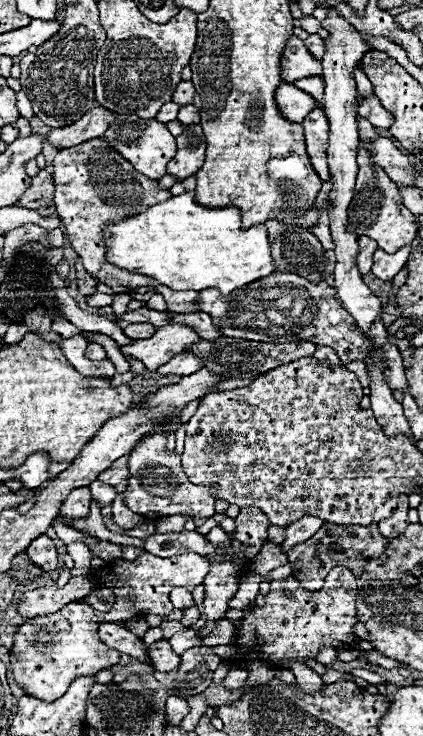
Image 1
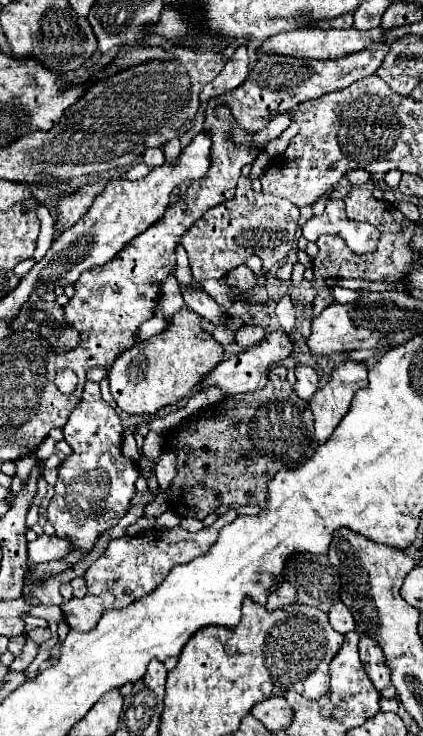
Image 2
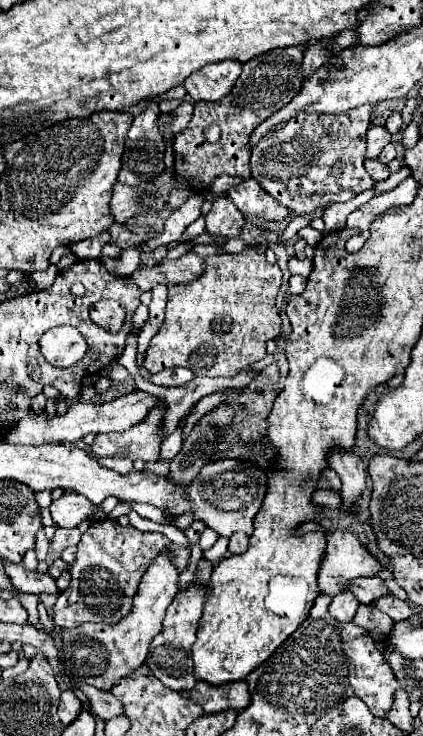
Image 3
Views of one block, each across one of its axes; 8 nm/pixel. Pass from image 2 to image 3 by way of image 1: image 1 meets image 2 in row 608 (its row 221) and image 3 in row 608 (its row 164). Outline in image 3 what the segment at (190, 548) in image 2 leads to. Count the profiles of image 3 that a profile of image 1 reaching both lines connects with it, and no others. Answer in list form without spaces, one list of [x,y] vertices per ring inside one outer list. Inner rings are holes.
[[[104,520],[92,524],[78,544],[78,554],[70,566],[70,586],[58,594],[54,604],[54,626],[76,628],[84,622],[104,622],[114,624],[130,614],[132,598],[136,596],[140,578],[146,574],[152,558],[172,550],[176,558],[176,570],[182,574],[188,568],[190,548],[174,546],[164,534],[158,532],[140,532],[134,526],[120,526],[116,520]]]

